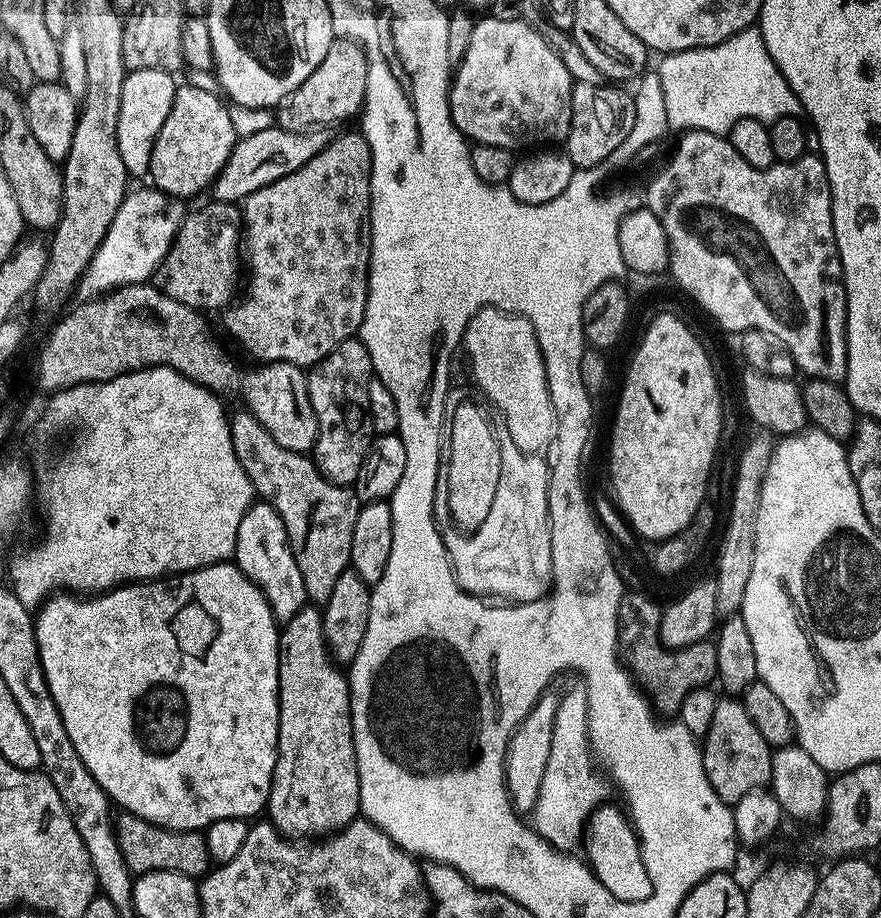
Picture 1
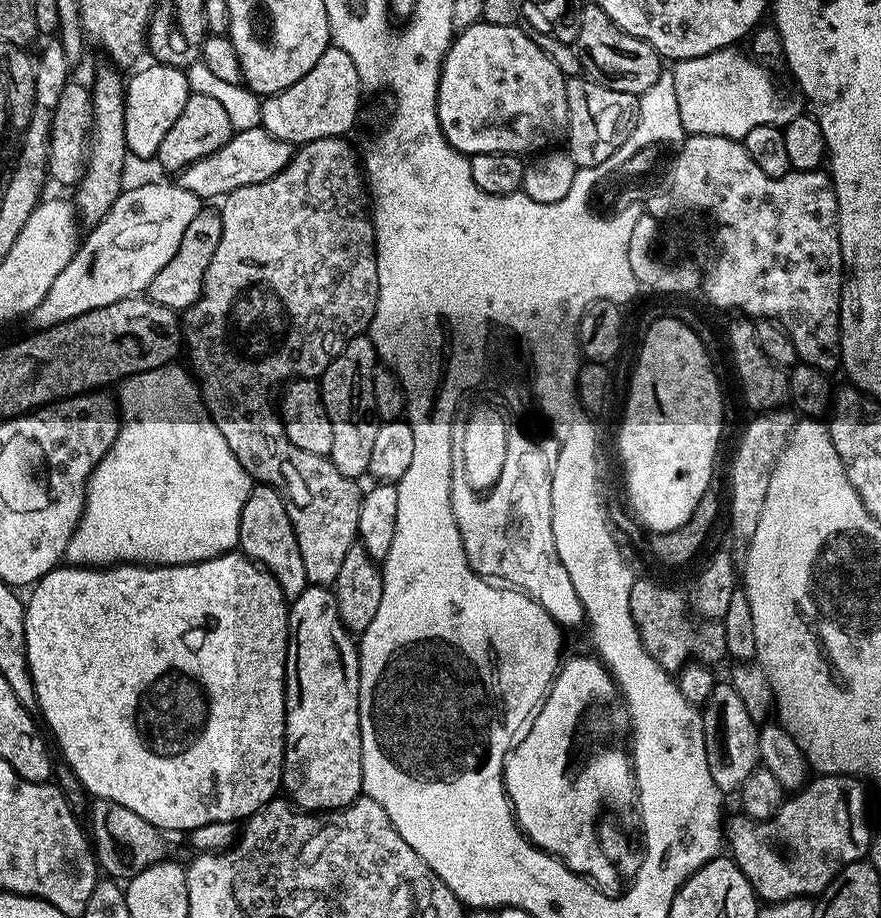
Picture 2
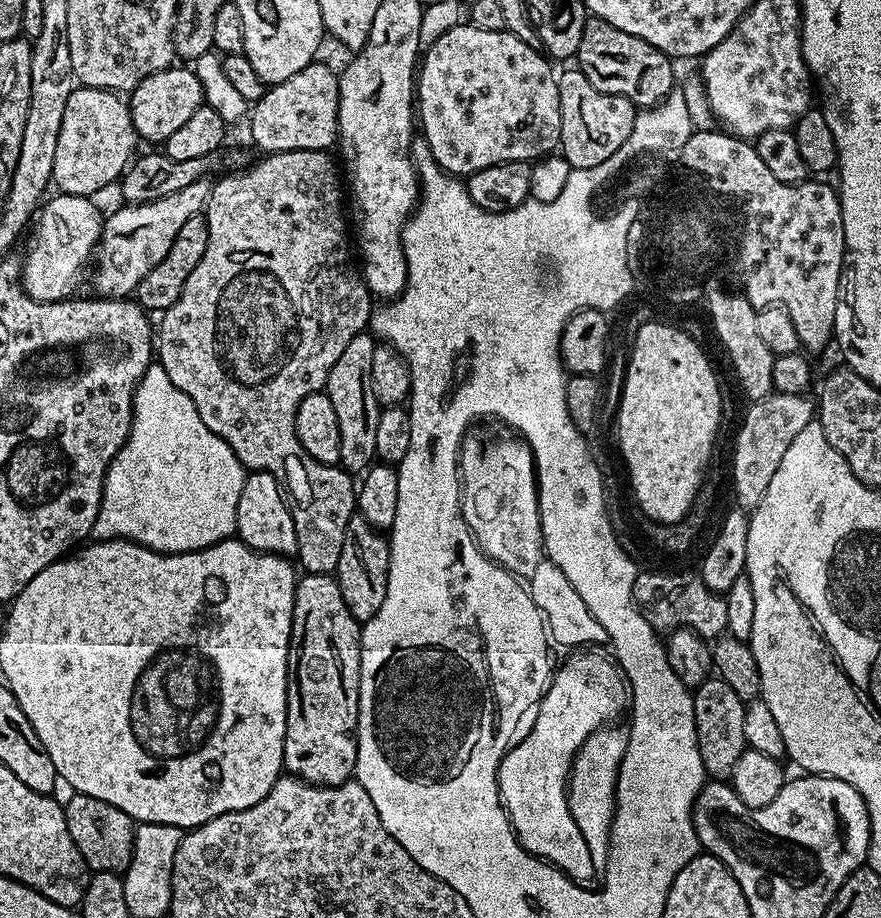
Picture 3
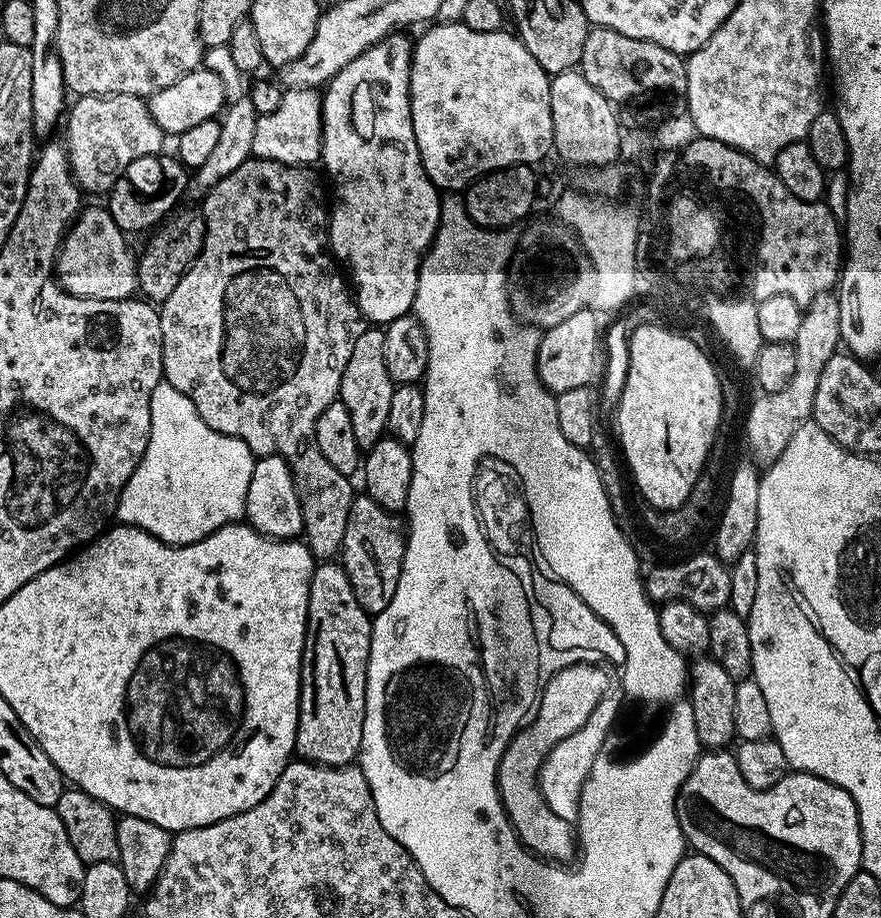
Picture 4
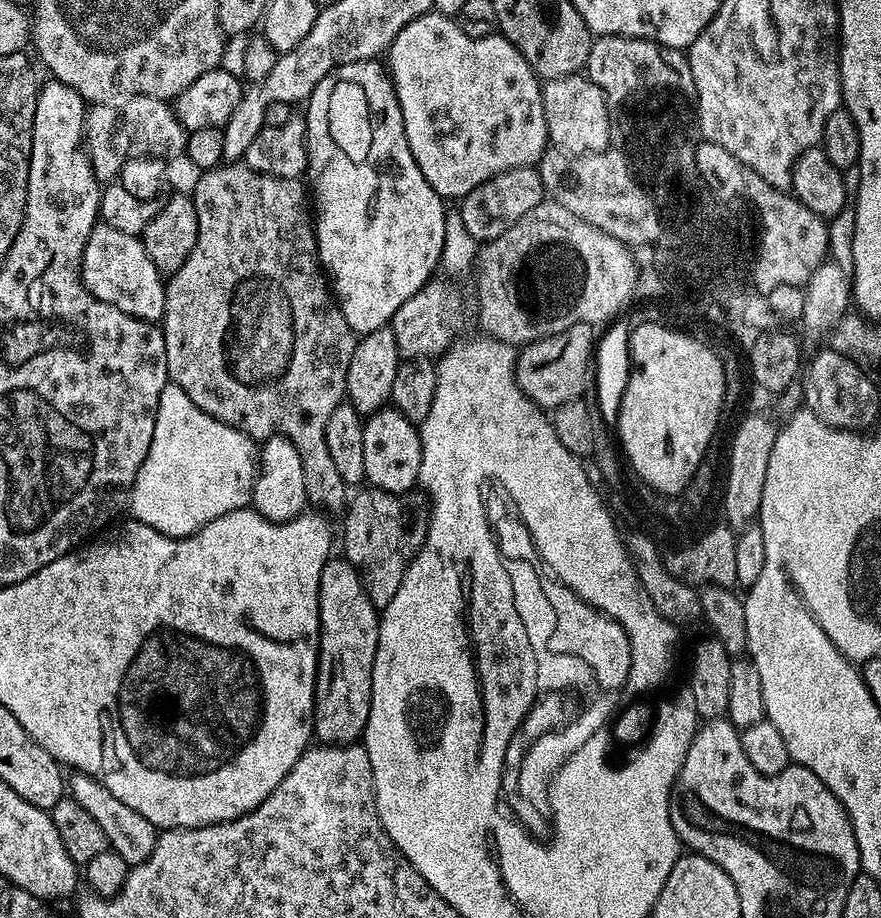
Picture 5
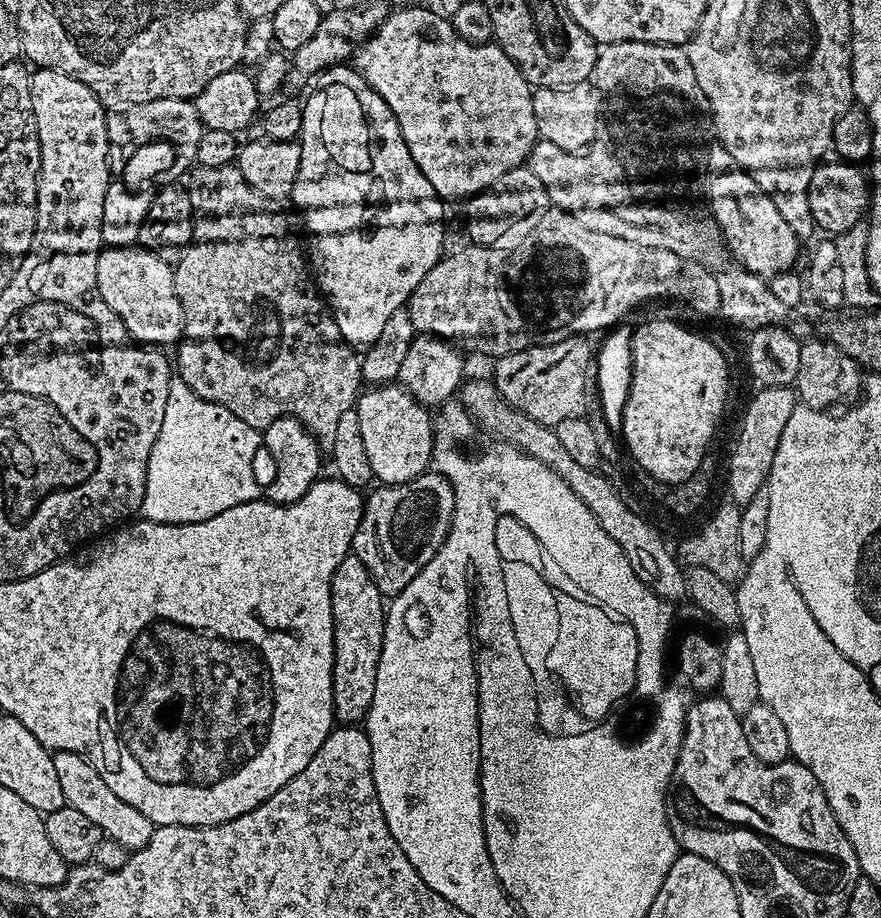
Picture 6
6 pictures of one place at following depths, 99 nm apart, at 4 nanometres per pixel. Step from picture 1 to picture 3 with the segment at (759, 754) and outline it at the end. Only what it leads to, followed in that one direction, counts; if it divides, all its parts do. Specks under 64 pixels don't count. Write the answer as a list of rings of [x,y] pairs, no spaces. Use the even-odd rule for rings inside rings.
[[[710,678],[698,685],[692,692],[692,701],[694,702],[694,722],[698,734],[698,750],[702,754],[705,773],[712,778],[731,777],[738,758],[742,758],[742,754],[748,748],[746,730],[743,729],[745,701],[740,700],[738,694],[734,694],[734,690],[730,690],[730,686],[726,686],[726,682],[719,678]]]

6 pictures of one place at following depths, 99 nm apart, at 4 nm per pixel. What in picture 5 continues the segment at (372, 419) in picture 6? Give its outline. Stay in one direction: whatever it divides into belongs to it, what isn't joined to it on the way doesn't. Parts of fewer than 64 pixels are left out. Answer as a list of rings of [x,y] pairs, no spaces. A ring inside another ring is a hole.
[[[385,406],[364,420],[362,454],[366,461],[365,481],[383,492],[403,496],[417,487],[422,466],[422,442],[417,425],[391,406]]]

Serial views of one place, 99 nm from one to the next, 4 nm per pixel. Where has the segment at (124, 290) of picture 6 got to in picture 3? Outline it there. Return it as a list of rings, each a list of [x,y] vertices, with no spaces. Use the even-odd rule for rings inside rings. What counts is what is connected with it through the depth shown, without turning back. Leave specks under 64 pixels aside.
[[[56,194],[41,207],[35,221],[36,233],[28,253],[22,256],[22,283],[30,298],[50,302],[66,300],[73,295],[80,271],[89,267],[100,243],[102,215],[96,209],[96,200],[87,196]],[[49,203],[49,204],[48,204]],[[40,220],[40,221],[39,221]],[[89,259],[89,260],[88,260]]]

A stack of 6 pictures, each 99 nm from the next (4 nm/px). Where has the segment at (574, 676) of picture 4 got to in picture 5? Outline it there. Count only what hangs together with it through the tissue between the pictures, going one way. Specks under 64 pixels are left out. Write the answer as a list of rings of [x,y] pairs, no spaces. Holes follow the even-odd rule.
[[[550,686],[550,694],[546,692],[546,698],[536,698],[536,710],[534,714],[530,716],[530,720],[526,724],[522,724],[520,729],[517,730],[510,742],[510,748],[508,748],[508,754],[506,758],[502,758],[502,784],[506,786],[504,792],[499,794],[501,807],[505,810],[504,816],[507,821],[514,822],[519,829],[528,832],[528,836],[531,841],[538,844],[538,846],[544,846],[549,848],[554,844],[556,835],[559,835],[559,831],[556,828],[555,823],[545,821],[536,812],[530,804],[522,802],[522,800],[510,800],[508,792],[512,792],[514,784],[516,784],[516,774],[524,774],[524,766],[526,766],[526,760],[528,756],[532,754],[532,750],[536,748],[538,742],[546,740],[546,738],[556,738],[556,736],[566,736],[570,732],[570,728],[574,728],[578,724],[578,717],[576,714],[568,714],[568,704],[562,698],[566,697],[568,690],[561,688],[560,686]]]

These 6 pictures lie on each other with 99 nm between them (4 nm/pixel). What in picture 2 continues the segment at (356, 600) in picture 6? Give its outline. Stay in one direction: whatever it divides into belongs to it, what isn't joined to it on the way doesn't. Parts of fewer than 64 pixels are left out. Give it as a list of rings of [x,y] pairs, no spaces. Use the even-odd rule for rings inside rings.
[[[328,586],[306,587],[302,594],[291,597],[288,604],[288,645],[284,655],[284,765],[280,771],[280,783],[283,795],[305,812],[333,812],[345,808],[354,803],[364,791],[360,741],[360,653],[353,633],[338,618],[336,597],[333,589]]]

